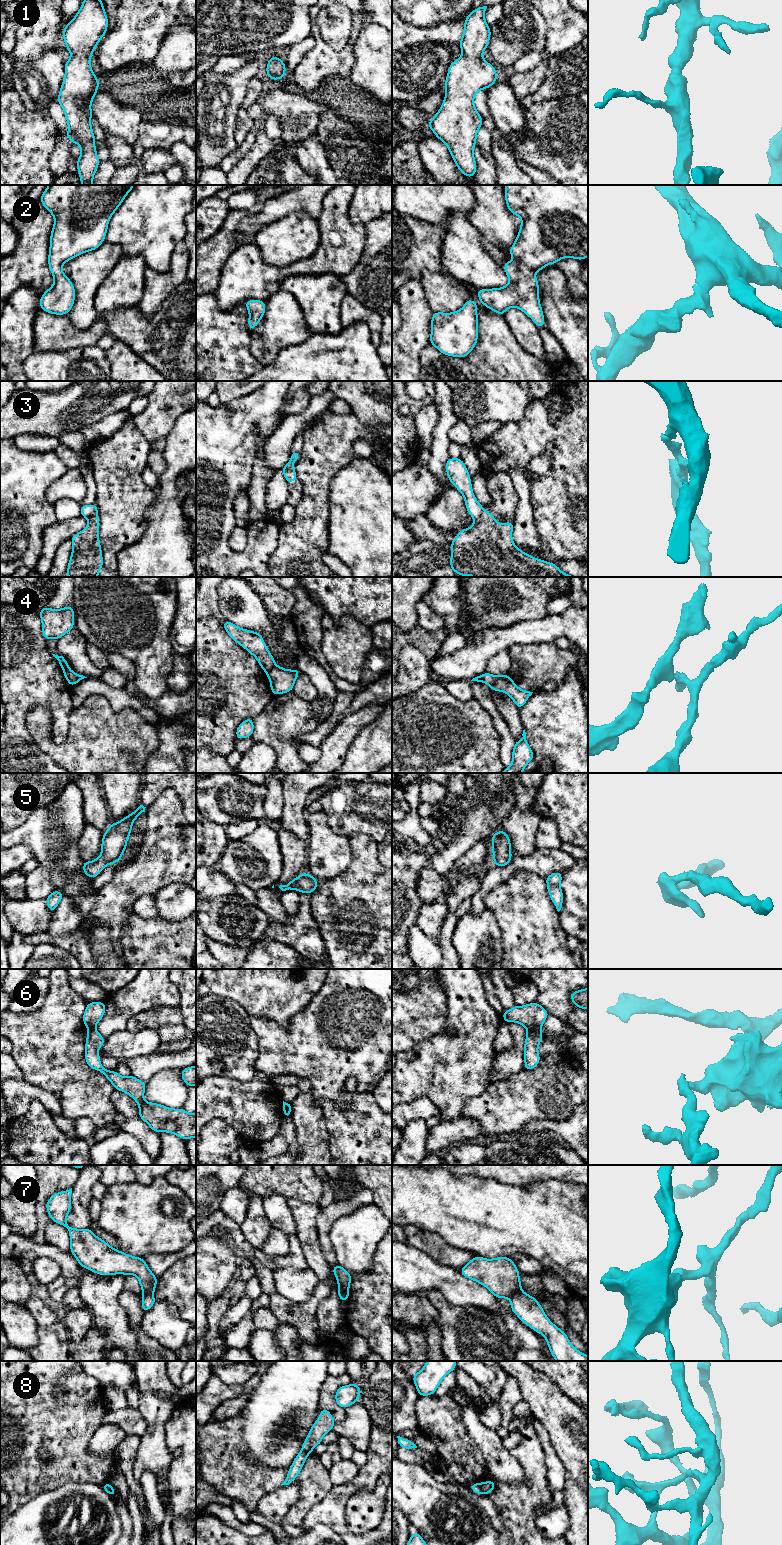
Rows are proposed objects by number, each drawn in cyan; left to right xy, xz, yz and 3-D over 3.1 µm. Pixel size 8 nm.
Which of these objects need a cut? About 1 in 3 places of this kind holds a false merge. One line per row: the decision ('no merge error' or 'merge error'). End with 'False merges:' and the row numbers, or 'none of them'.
1: no merge error
2: no merge error
3: merge error
4: merge error
5: no merge error
6: merge error
7: merge error
8: merge error
False merges: 3, 4, 6, 7, 8

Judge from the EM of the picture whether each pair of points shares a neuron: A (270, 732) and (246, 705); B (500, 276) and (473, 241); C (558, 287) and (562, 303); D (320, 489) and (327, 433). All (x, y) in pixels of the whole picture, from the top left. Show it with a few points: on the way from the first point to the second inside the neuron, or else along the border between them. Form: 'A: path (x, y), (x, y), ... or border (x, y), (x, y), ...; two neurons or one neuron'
A: border (271, 698), (266, 706), (252, 717); two neurons
B: path (491, 268), (473, 250); one neuron
C: path (558, 291), (558, 299); one neuron
D: path (320, 475), (320, 460), (327, 447); one neuron

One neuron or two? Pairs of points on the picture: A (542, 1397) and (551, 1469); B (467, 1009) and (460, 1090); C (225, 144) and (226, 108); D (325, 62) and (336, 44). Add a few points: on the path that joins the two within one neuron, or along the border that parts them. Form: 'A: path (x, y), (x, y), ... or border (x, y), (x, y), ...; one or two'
A: border (535, 1418), (545, 1429), (555, 1453); two
B: path (469, 1029), (464, 1060), (460, 1064), (460, 1070); one
C: path (225, 135), (225, 117); one
D: border (319, 30), (334, 50), (341, 50), (351, 34); two

